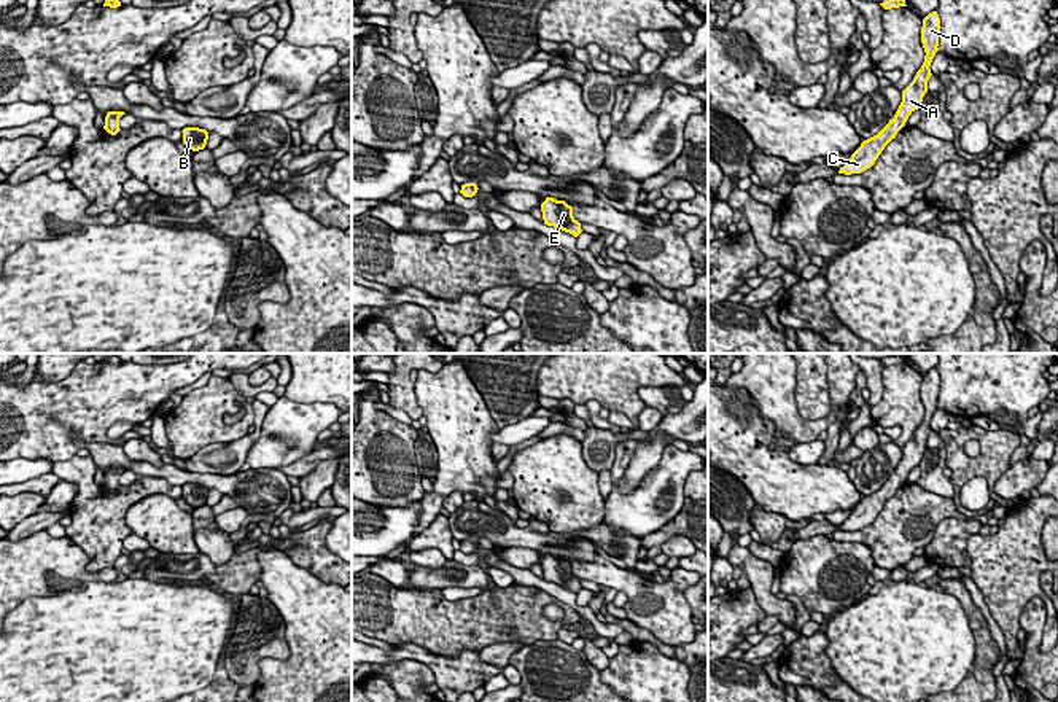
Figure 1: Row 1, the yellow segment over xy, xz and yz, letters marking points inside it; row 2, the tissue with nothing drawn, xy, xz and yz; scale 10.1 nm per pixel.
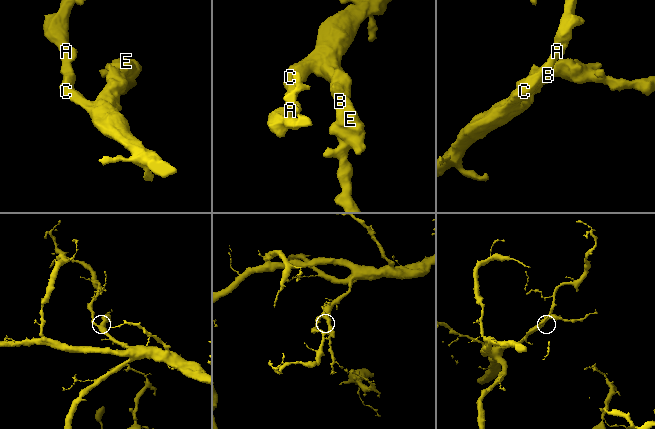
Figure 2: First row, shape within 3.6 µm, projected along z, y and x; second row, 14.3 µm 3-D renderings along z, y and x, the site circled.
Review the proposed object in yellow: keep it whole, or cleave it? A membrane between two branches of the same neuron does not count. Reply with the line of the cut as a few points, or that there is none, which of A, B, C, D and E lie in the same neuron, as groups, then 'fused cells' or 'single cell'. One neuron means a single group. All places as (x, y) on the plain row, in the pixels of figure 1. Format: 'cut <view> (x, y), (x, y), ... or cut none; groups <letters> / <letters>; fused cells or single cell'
cut none; groups A B C D E; single cell

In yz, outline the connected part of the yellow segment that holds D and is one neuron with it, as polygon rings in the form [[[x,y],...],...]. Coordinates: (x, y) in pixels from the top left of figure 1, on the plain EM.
[[[937,368],[929,369],[923,376],[921,400],[924,404],[924,419],[916,428],[913,438],[902,447],[902,458],[893,476],[873,493],[864,497],[851,514],[840,524],[838,530],[851,532],[870,525],[885,503],[896,495],[897,489],[905,482],[908,473],[920,465],[928,438],[931,435],[931,419],[939,408],[940,374]]]

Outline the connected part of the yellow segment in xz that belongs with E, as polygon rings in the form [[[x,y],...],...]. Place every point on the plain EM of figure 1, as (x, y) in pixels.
[[[546,554],[541,560],[544,581],[558,584],[565,589],[578,594],[582,586],[581,579],[573,573],[573,564],[565,557],[557,557],[554,554]]]

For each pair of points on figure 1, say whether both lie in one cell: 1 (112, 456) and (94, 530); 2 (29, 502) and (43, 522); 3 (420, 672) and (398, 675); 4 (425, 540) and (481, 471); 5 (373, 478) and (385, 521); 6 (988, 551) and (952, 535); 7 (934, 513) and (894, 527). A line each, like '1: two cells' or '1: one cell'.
1: two cells
2: two cells
3: one cell
4: two cells
5: two cells
6: two cells
7: one cell

